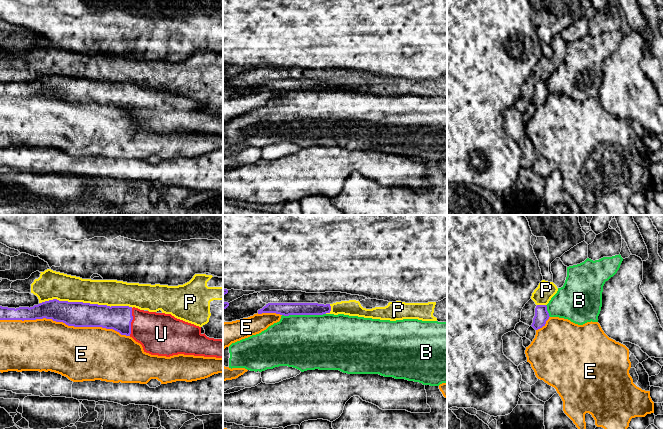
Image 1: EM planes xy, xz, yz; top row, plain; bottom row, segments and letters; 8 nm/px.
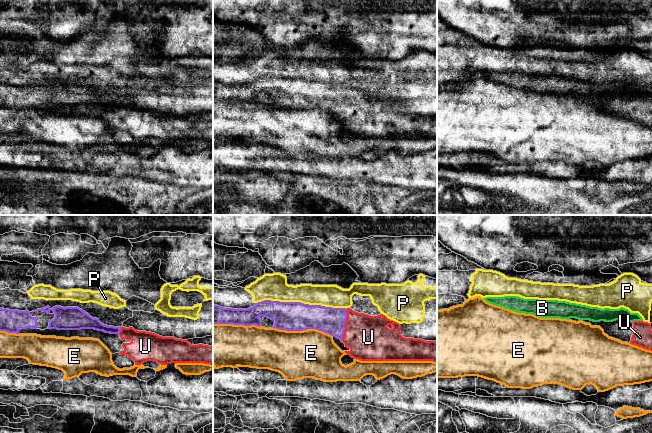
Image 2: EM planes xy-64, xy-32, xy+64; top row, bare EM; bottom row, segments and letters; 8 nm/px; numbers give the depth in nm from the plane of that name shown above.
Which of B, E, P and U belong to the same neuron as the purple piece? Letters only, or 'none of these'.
U

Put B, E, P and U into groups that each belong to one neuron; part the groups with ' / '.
B / E / P / U

